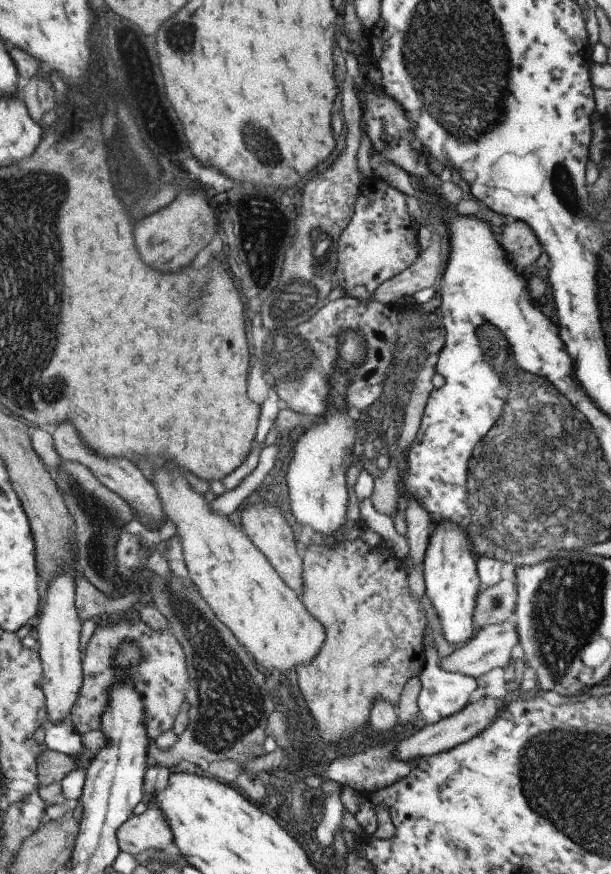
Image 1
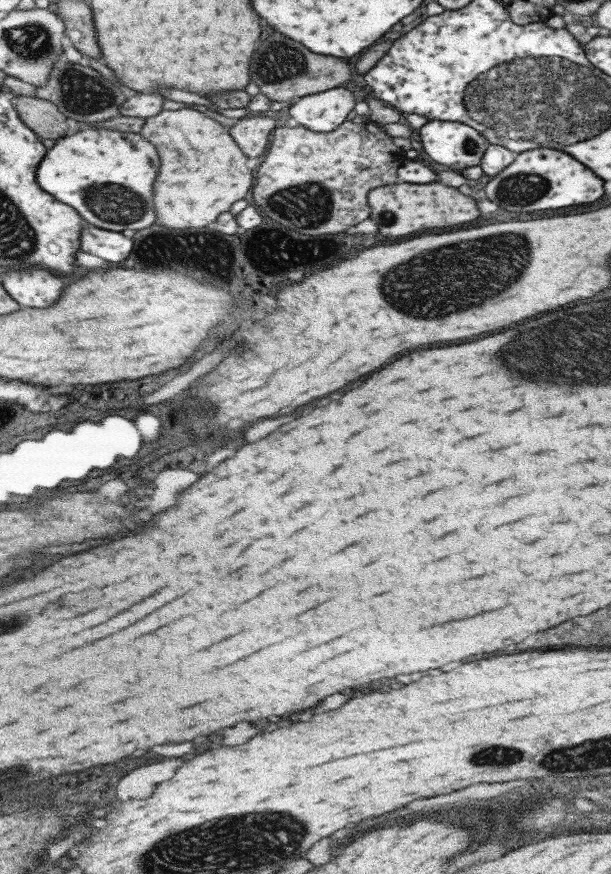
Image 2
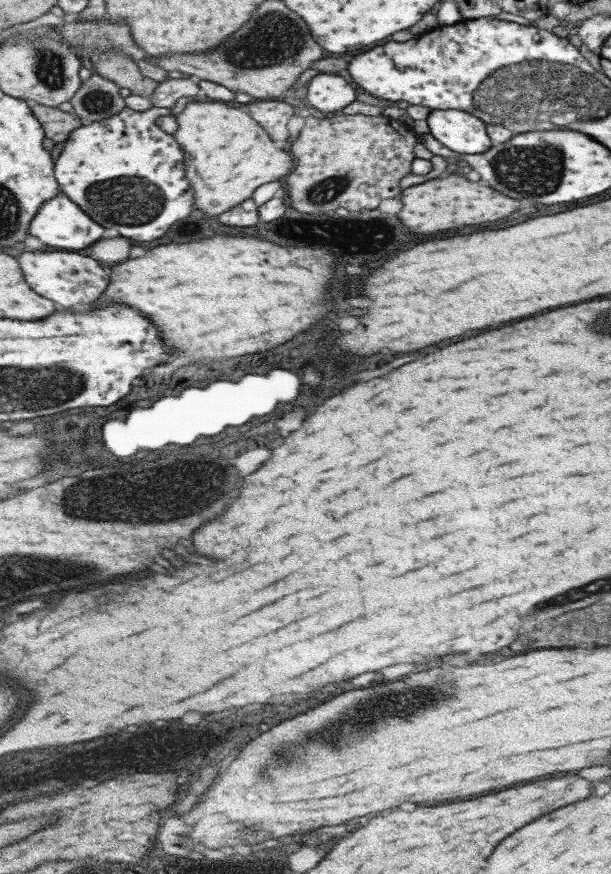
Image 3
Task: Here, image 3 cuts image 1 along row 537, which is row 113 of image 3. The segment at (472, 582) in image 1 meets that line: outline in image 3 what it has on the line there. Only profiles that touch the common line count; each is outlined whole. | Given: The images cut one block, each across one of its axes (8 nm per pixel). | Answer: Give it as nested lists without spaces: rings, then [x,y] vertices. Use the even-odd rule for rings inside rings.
[[[457,110],[430,111],[426,118],[428,133],[457,154],[487,152],[490,140],[478,117]]]

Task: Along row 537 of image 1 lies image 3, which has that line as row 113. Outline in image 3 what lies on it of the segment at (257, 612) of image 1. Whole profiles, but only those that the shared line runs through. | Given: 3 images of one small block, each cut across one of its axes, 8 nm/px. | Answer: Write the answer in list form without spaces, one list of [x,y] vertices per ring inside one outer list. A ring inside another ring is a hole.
[[[191,101],[174,116],[177,128],[171,135],[183,150],[185,177],[191,184],[190,190],[193,190],[195,209],[205,212],[205,216],[223,214],[229,208],[237,206],[239,202],[247,200],[257,186],[273,182],[291,170],[289,154],[273,146],[267,132],[251,116],[245,114],[245,108],[239,110],[239,108],[231,108],[231,106],[233,104],[227,102]]]

